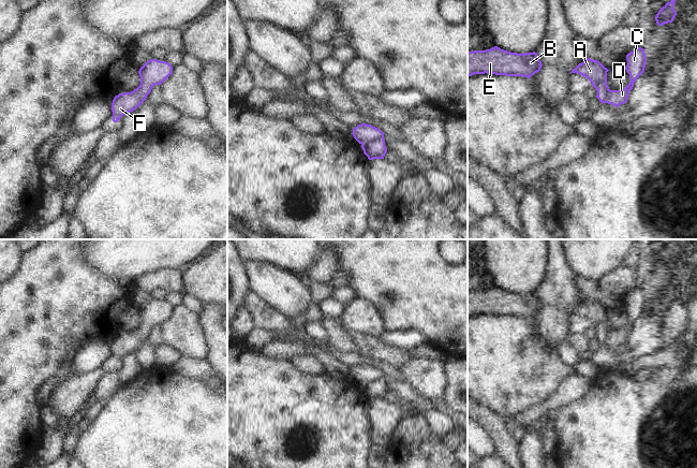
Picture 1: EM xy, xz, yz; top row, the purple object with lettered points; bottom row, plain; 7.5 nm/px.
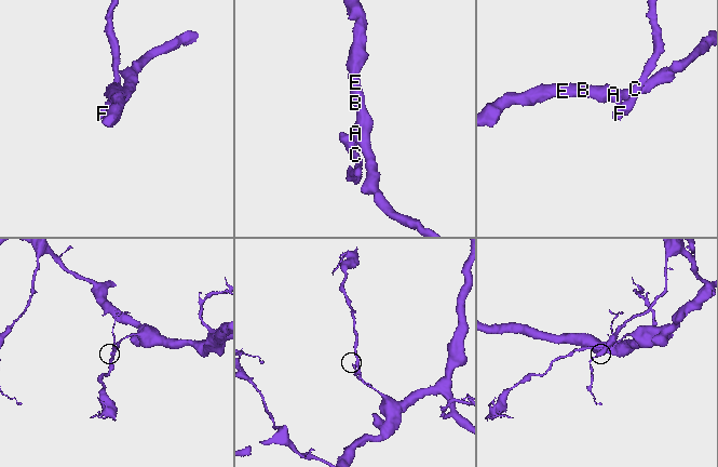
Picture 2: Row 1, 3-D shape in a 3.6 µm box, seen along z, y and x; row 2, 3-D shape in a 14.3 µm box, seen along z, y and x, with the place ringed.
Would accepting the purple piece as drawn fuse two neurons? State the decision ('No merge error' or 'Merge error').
Merge error

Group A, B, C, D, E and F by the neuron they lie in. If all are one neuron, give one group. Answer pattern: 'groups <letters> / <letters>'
groups A B E F / C D

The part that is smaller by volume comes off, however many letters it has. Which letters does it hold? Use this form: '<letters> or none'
C, D

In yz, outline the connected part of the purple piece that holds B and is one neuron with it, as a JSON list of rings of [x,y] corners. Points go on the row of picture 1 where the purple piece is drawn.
[[[494,46],[486,50],[468,52],[468,77],[474,74],[524,76],[530,78],[542,69],[537,54],[517,54]]]

